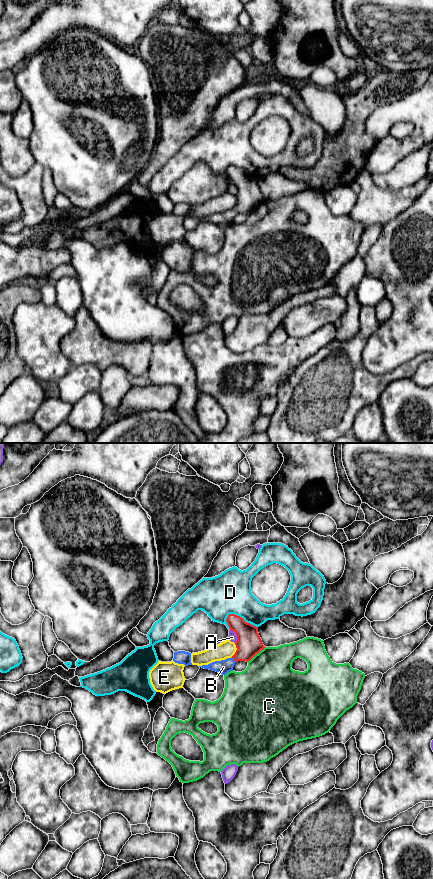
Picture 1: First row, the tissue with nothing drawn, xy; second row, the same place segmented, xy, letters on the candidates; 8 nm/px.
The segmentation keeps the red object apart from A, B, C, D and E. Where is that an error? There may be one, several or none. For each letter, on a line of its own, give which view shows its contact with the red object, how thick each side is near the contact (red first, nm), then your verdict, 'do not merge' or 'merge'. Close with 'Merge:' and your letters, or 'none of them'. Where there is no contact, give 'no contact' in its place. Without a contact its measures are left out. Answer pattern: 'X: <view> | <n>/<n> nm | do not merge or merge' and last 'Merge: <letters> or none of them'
A: xy | 200/70 nm | do not merge
B: xy | 200/110 nm | merge
C: xy | 200/420 nm | do not merge
D: xy | 200/340 nm | do not merge
E: xy | 200/140 nm | do not merge
Merge: B

